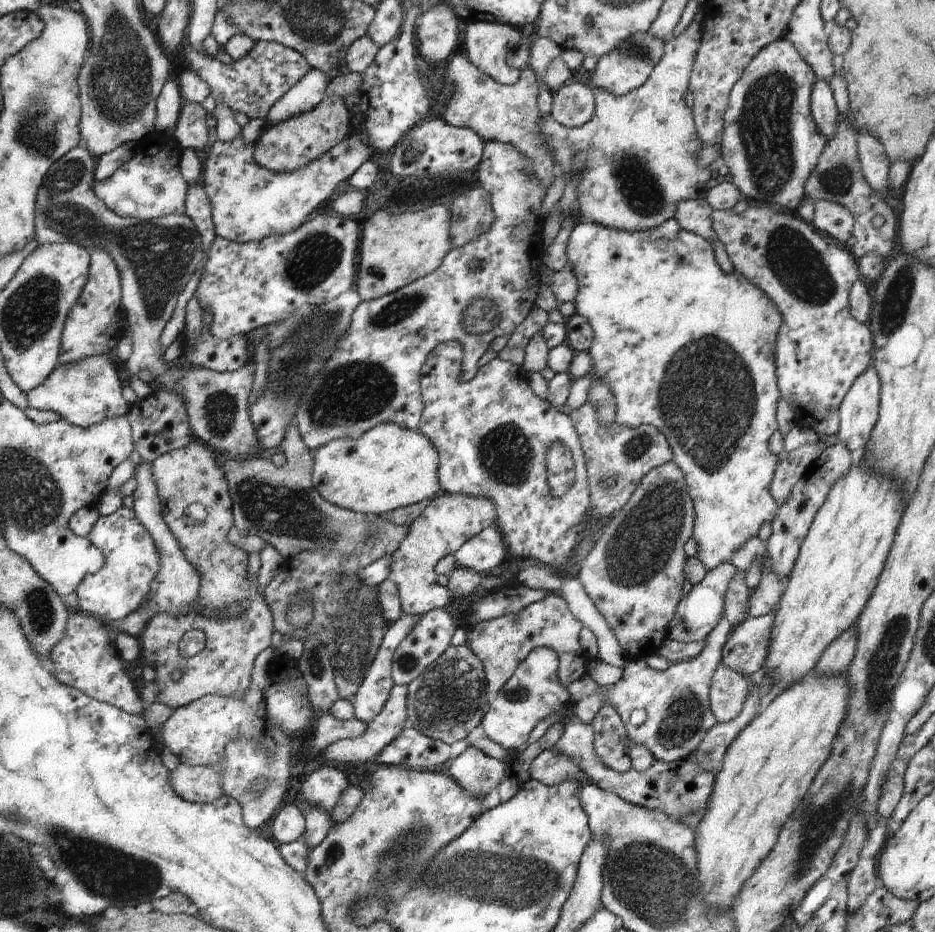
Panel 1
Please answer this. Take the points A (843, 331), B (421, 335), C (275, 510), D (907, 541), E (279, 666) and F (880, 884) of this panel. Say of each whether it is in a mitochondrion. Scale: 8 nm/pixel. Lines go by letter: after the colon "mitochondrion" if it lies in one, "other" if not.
A: other
B: mitochondrion
C: mitochondrion
D: other
E: other
F: other

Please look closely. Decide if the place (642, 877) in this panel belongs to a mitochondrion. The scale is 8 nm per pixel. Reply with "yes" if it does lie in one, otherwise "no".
yes

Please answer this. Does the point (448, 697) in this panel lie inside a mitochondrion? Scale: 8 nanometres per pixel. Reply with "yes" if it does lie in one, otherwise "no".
yes

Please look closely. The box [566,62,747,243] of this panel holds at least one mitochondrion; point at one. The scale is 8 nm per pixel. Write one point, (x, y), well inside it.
(643, 193)

